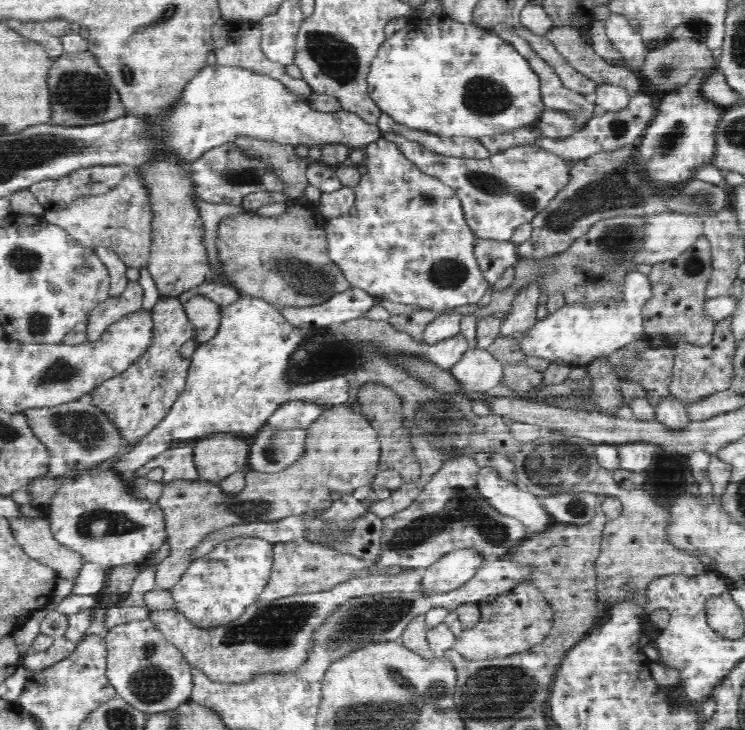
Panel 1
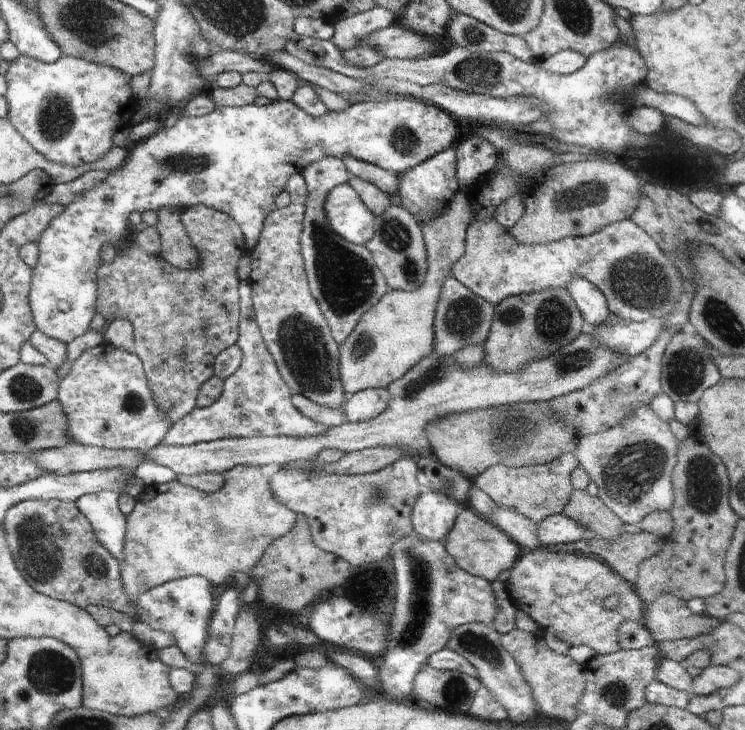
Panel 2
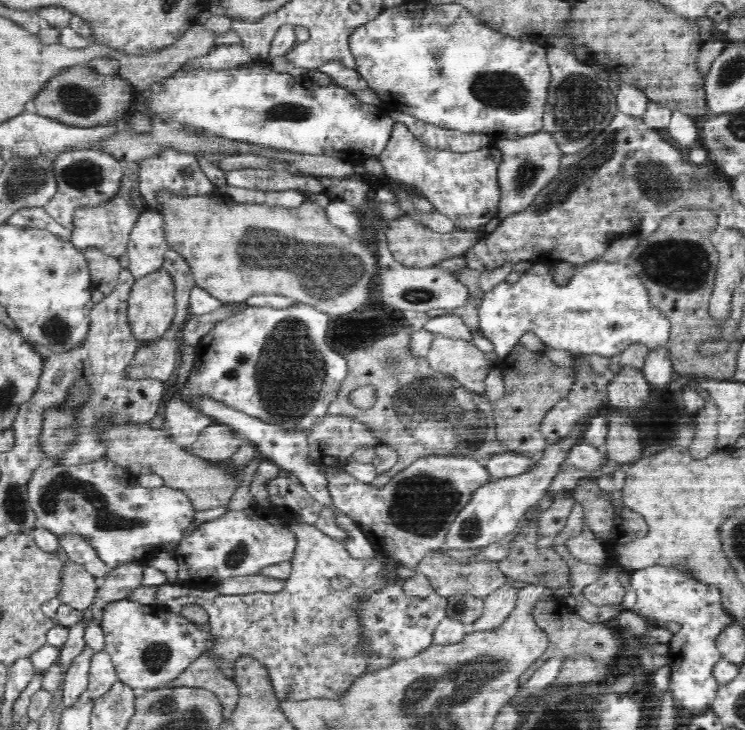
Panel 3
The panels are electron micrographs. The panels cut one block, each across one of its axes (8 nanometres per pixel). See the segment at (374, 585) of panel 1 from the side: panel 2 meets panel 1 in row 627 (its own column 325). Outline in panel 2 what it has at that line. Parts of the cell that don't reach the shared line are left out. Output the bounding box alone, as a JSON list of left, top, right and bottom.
[300,156,390,346]

